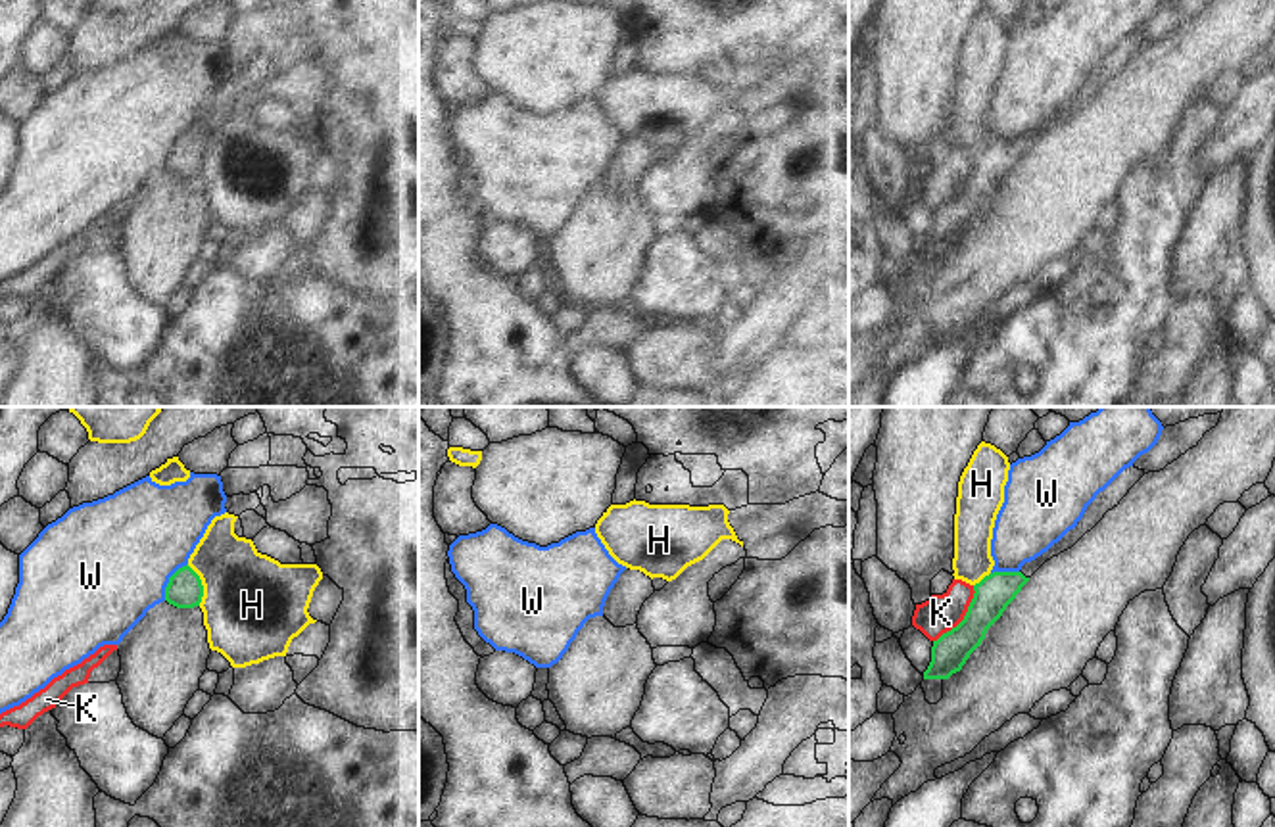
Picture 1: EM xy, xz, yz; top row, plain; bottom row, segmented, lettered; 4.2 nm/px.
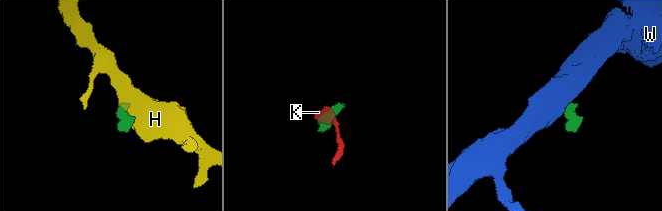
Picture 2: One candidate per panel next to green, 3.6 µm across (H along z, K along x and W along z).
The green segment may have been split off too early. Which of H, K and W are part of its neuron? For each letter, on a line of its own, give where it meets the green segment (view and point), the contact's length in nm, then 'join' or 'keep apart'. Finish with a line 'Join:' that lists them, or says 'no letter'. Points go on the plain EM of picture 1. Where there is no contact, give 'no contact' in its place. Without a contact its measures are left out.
H: xy (202, 156) | 190 nm | keep apart
K: yz (964, 187) | 300 nm | keep apart
W: xy (169, 150) | 190 nm | keep apart
Join: no letter

